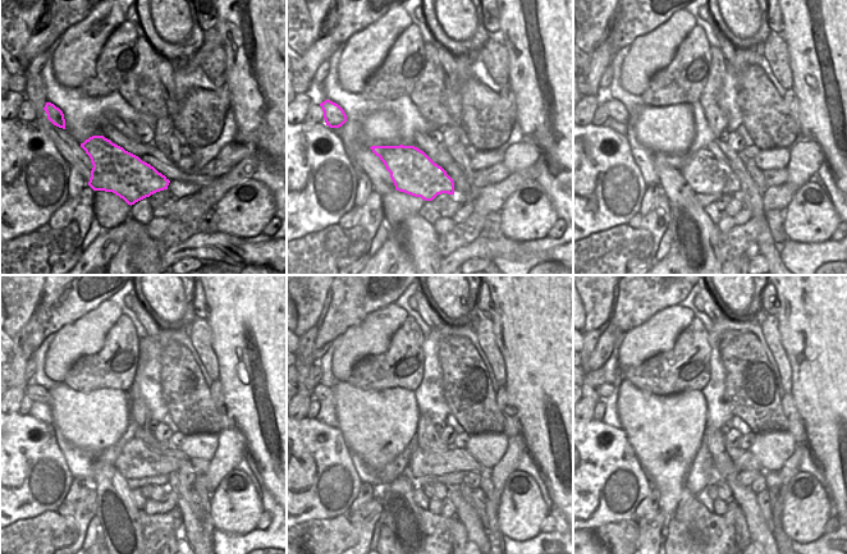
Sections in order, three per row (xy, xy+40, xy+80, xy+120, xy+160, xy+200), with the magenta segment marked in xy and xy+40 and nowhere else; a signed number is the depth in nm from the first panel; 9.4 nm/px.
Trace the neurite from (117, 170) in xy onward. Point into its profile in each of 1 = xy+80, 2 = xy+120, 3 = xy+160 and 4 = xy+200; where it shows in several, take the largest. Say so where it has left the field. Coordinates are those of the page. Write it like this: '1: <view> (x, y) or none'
1: xy+80 (704, 173)
2: xy+120 (136, 461)
3: xy+160 (422, 463)
4: xy+200 (747, 462)

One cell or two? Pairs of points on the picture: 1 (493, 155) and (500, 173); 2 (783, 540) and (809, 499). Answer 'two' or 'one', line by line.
1: two
2: two

